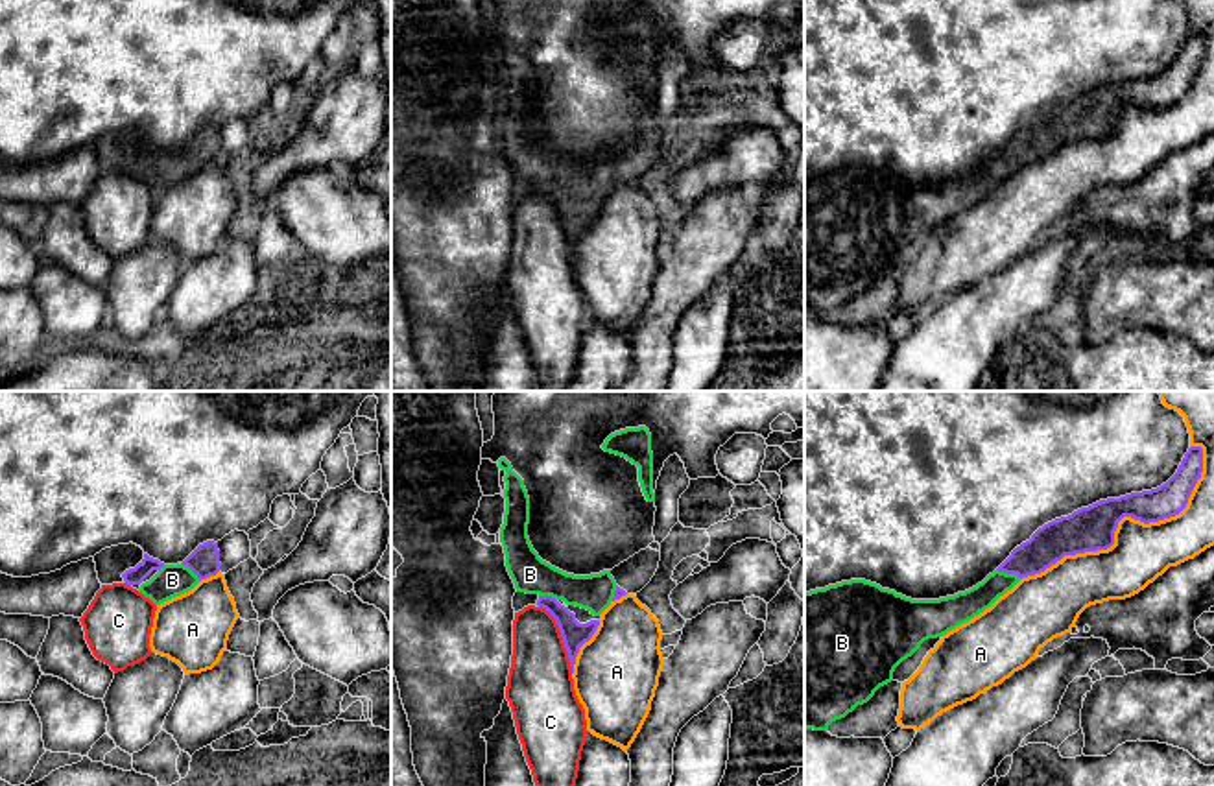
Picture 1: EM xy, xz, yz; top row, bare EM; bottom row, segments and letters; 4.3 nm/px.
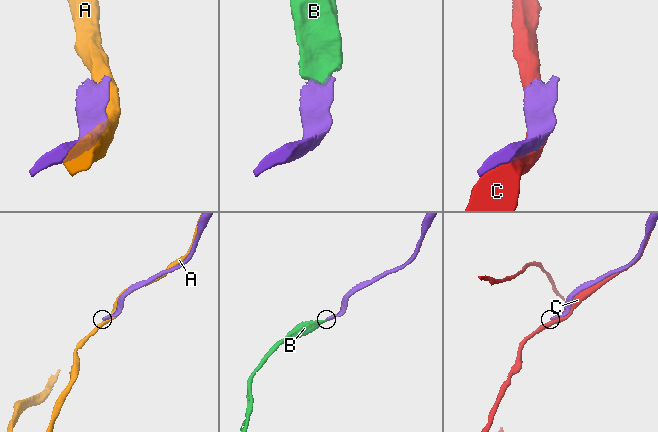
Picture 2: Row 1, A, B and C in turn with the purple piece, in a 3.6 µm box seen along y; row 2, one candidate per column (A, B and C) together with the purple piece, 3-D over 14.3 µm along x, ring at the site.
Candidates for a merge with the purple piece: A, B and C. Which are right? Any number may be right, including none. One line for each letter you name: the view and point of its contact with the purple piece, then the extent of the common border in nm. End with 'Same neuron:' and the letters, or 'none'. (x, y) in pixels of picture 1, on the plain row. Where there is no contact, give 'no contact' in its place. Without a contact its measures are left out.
B: yz (1010, 159) | 120 nm
Same neuron: B

